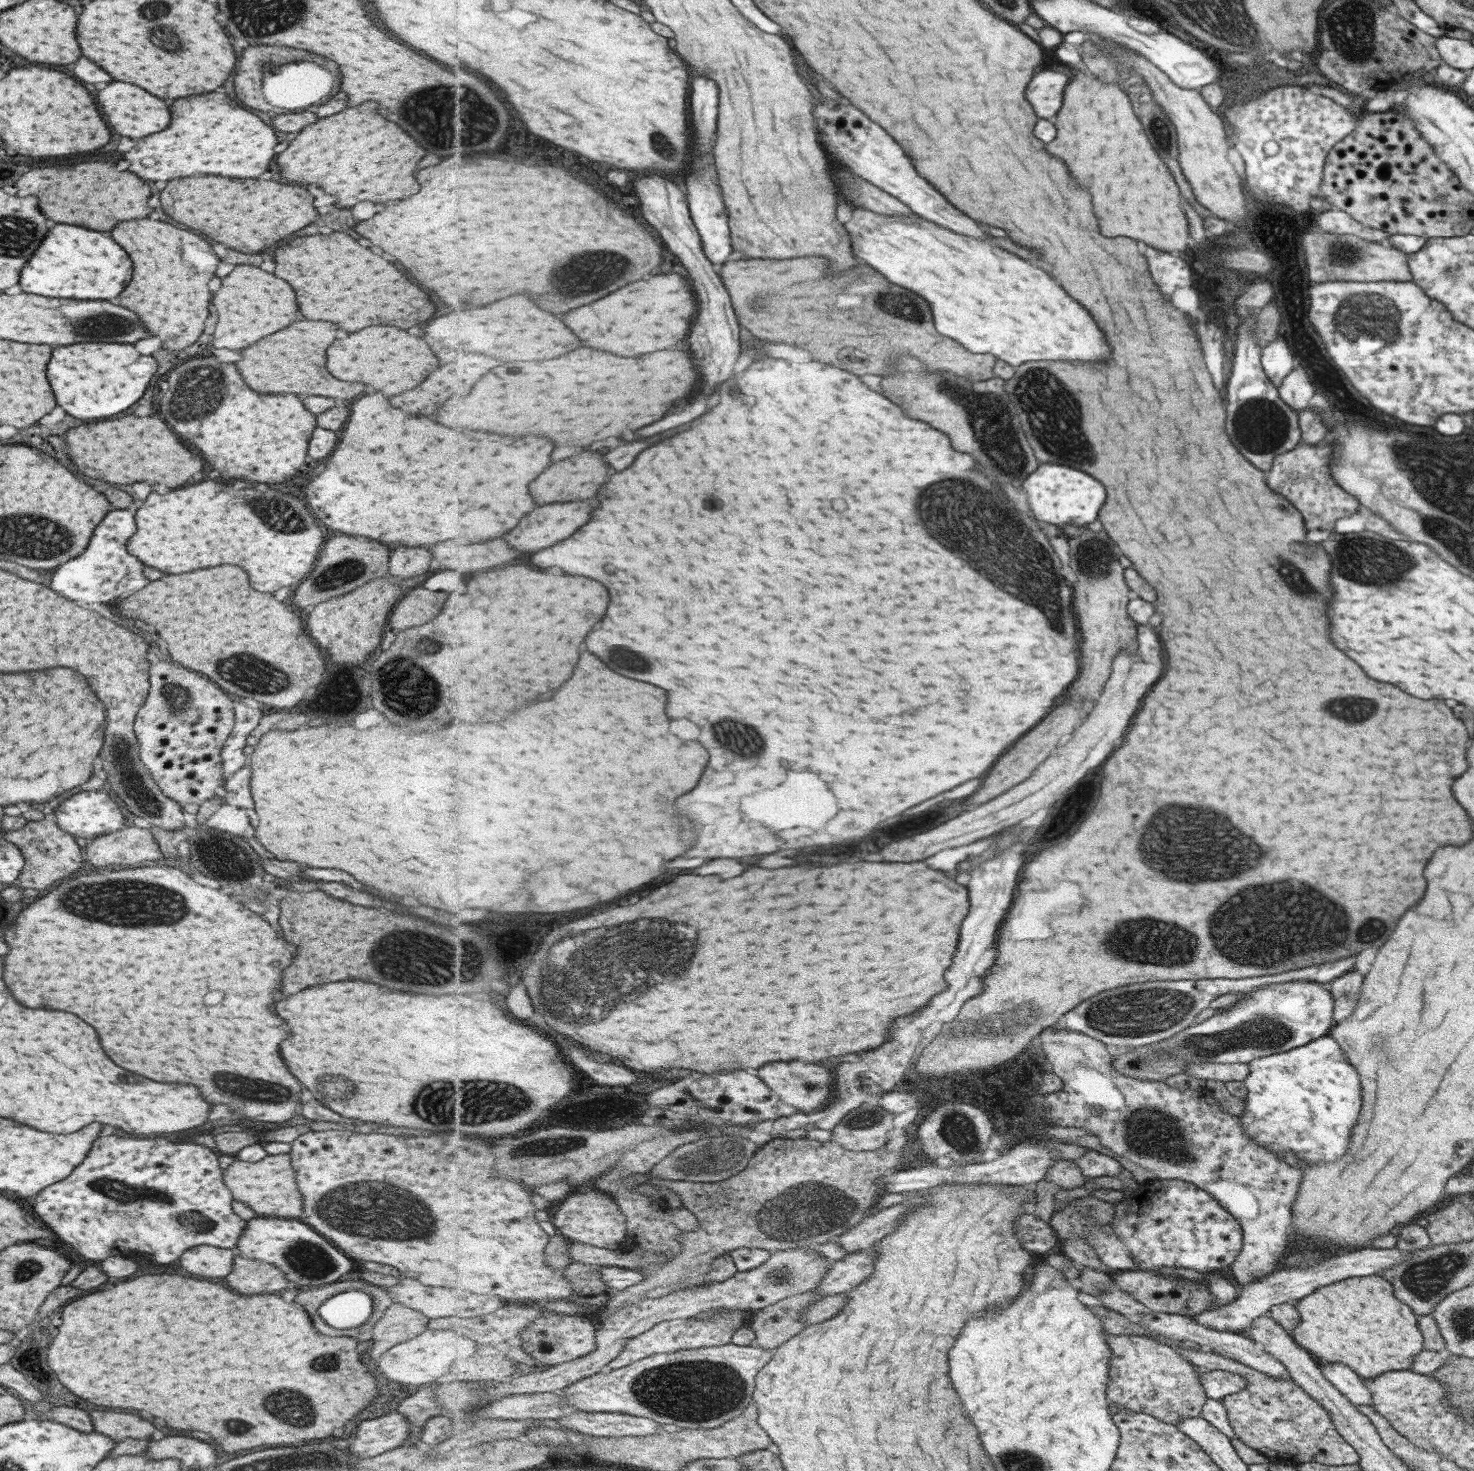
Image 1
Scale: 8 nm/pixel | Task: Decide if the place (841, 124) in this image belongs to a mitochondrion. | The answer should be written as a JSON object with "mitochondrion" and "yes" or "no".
{"mitochondrion":"no"}

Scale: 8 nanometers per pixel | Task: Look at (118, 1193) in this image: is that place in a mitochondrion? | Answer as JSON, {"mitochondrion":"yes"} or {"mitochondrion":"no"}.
{"mitochondrion":"yes"}

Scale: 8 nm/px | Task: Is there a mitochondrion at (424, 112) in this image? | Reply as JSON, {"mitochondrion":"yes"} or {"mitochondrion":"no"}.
{"mitochondrion":"yes"}

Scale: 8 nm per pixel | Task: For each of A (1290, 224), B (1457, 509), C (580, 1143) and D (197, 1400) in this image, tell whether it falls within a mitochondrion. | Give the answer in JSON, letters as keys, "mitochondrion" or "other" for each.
{"A":"other","B":"mitochondrion","C":"mitochondrion","D":"other"}

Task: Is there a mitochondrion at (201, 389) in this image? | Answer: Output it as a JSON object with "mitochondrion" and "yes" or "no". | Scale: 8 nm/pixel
{"mitochondrion":"yes"}

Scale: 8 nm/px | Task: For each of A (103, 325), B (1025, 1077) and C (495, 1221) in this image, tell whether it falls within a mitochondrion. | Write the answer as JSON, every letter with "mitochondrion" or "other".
{"A":"mitochondrion","B":"other","C":"other"}

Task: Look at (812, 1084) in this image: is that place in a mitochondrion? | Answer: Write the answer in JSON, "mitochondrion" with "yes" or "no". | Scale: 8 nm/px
{"mitochondrion":"yes"}

